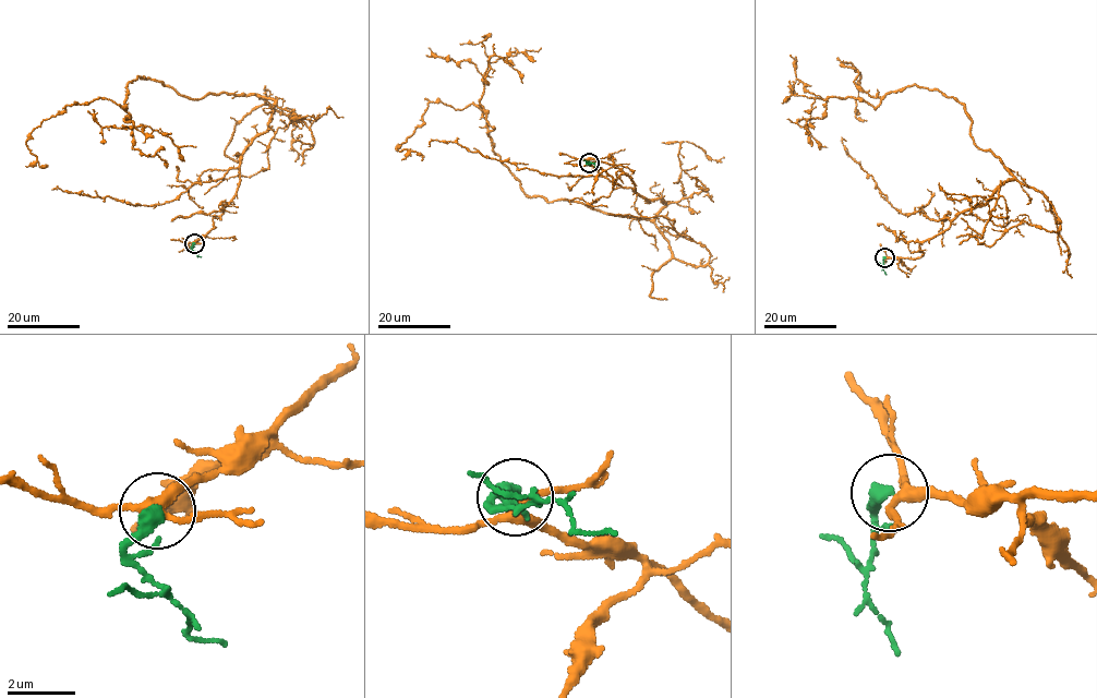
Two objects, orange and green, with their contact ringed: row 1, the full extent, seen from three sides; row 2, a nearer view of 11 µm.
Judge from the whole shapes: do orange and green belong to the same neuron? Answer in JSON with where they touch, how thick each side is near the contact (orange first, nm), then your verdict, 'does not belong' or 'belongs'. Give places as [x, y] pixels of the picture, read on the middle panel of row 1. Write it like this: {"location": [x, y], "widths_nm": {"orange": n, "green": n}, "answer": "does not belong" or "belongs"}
{"location": [589, 163], "widths_nm": {"orange": 260, "green": 400}, "answer": "does not belong"}

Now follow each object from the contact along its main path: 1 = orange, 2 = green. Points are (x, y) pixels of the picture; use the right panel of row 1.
1: (885, 257), (919, 257), (1013, 176), (957, 100), (914, 84), (871, 97), (841, 62), (860, 73), (866, 120)
2: (885, 257), (885, 274)

